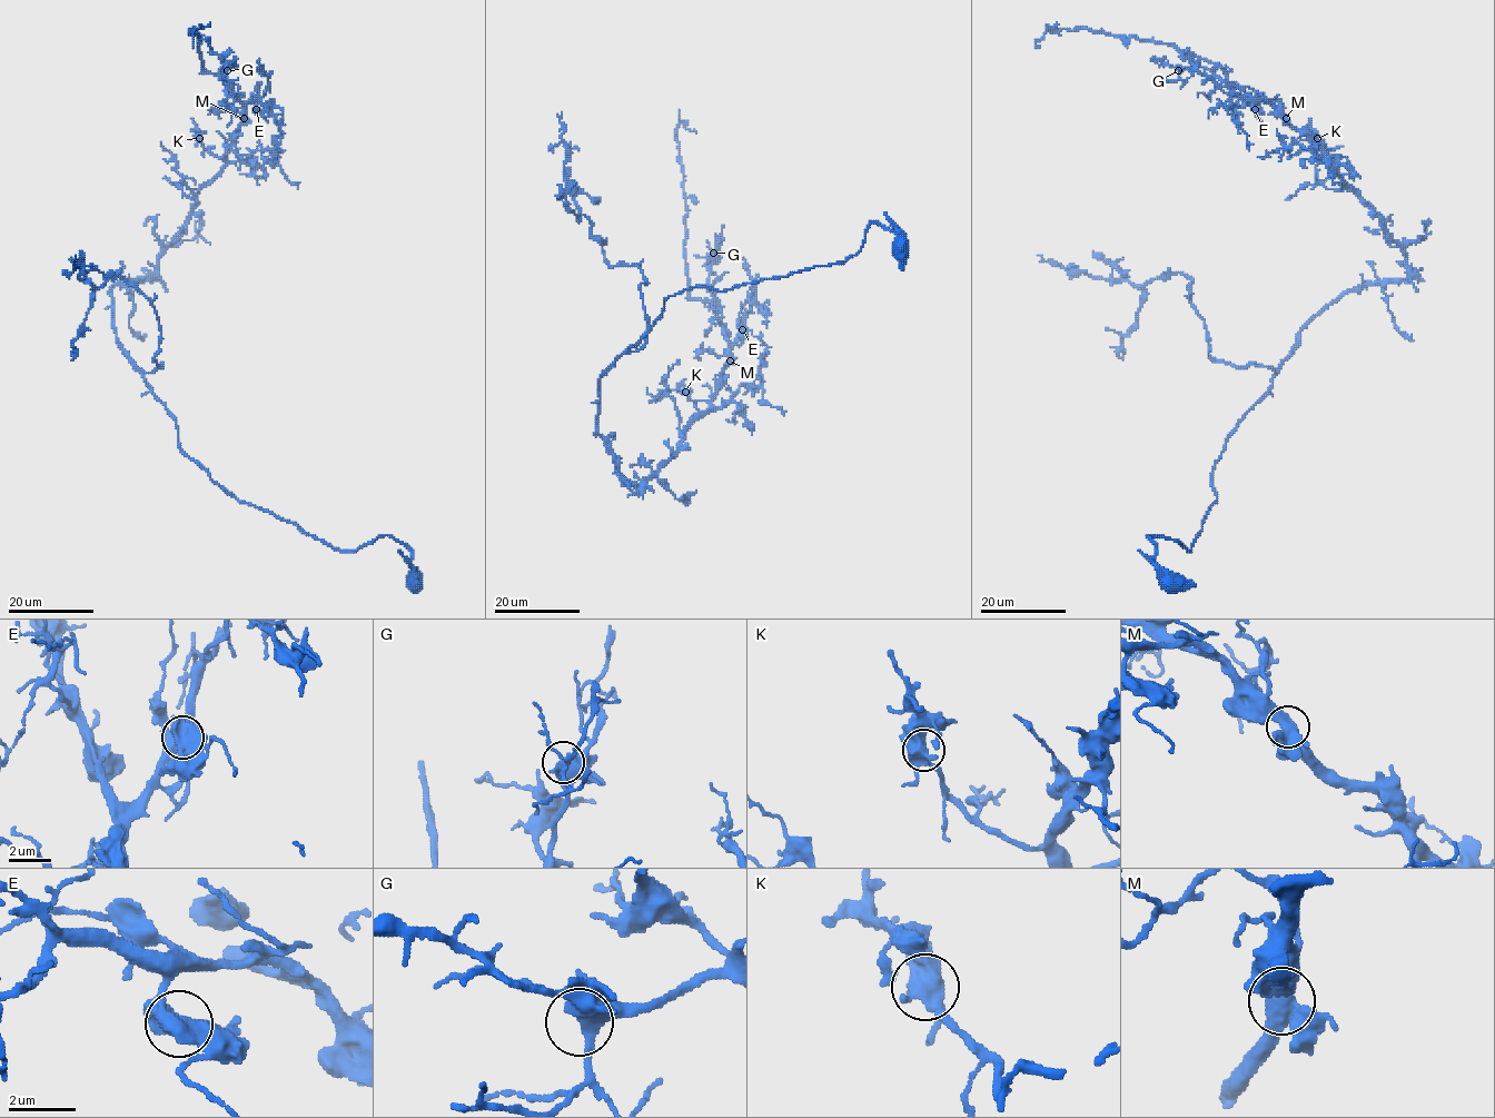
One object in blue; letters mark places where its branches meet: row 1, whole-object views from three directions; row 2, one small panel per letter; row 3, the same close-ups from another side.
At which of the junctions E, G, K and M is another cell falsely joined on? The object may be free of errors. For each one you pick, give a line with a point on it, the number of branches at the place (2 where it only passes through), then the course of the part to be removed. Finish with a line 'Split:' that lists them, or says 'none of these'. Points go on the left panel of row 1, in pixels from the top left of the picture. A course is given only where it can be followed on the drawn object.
Split: none of these

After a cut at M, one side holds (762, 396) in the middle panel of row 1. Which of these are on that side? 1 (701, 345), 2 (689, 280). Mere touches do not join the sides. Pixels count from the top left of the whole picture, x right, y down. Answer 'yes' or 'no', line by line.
1: no
2: no

